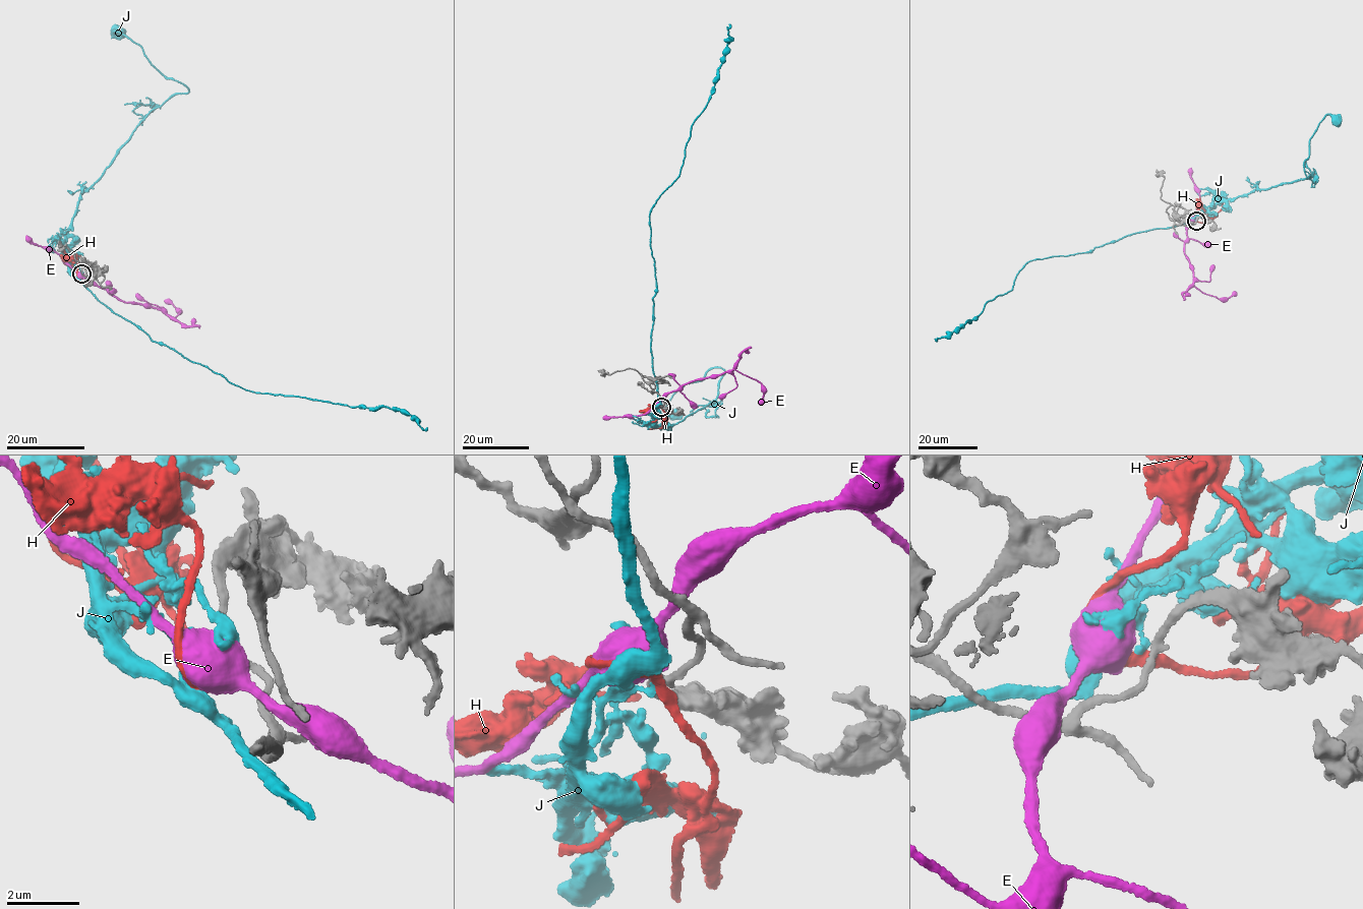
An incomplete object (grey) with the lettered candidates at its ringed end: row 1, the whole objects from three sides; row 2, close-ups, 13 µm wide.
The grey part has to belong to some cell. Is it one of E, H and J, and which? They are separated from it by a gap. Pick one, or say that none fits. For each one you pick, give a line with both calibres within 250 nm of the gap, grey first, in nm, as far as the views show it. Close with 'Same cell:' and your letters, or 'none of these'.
H: 170 nm thick on the grey side, 260 nm on the other
Same cell: H

